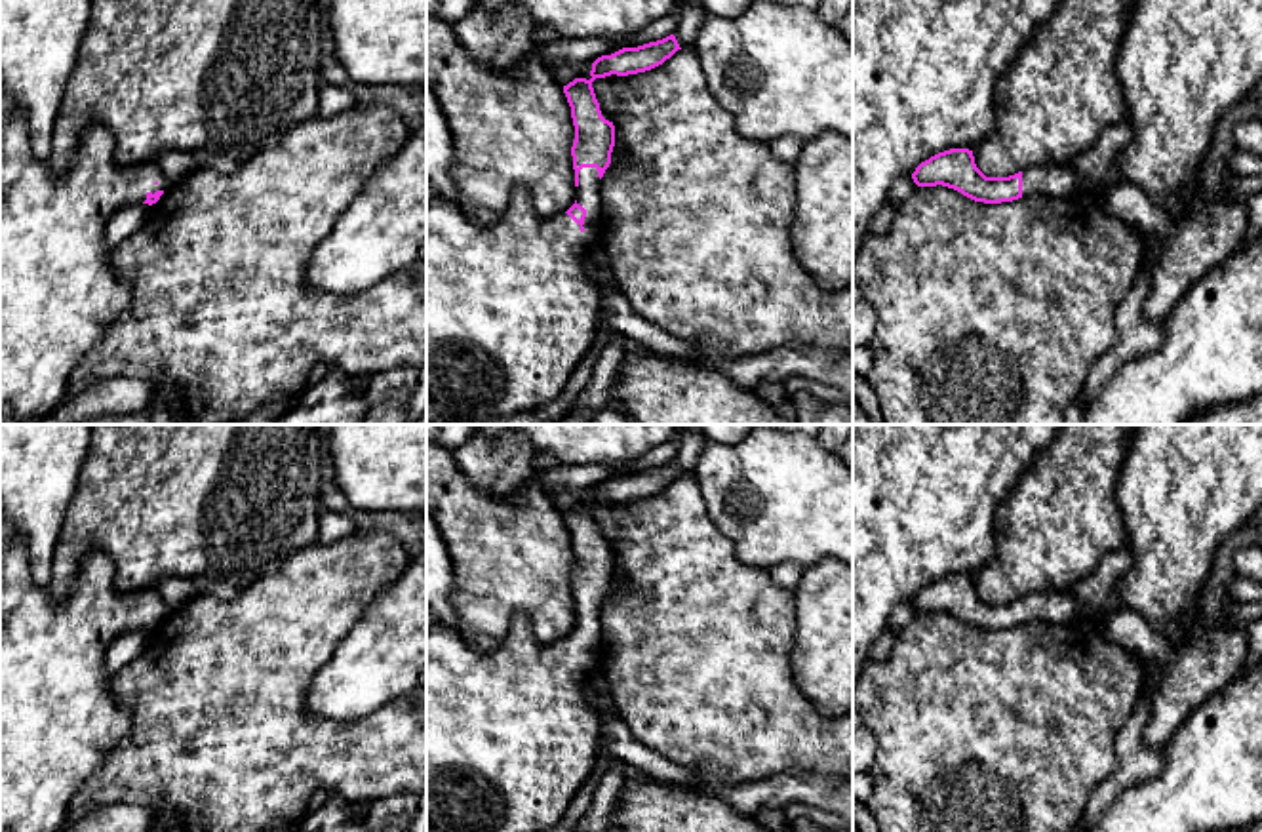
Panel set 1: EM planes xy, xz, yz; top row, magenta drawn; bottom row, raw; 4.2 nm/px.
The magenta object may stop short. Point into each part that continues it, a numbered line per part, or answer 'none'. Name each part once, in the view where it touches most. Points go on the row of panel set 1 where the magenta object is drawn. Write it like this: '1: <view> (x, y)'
1: xz (511, 313)

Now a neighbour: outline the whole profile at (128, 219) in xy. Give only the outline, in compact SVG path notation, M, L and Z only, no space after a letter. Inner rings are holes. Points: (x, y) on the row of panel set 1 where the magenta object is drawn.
M131 204L114 211L105 227L107 248L114 249L131 232L139 230L147 221L148 211L150 211L148 204Z

